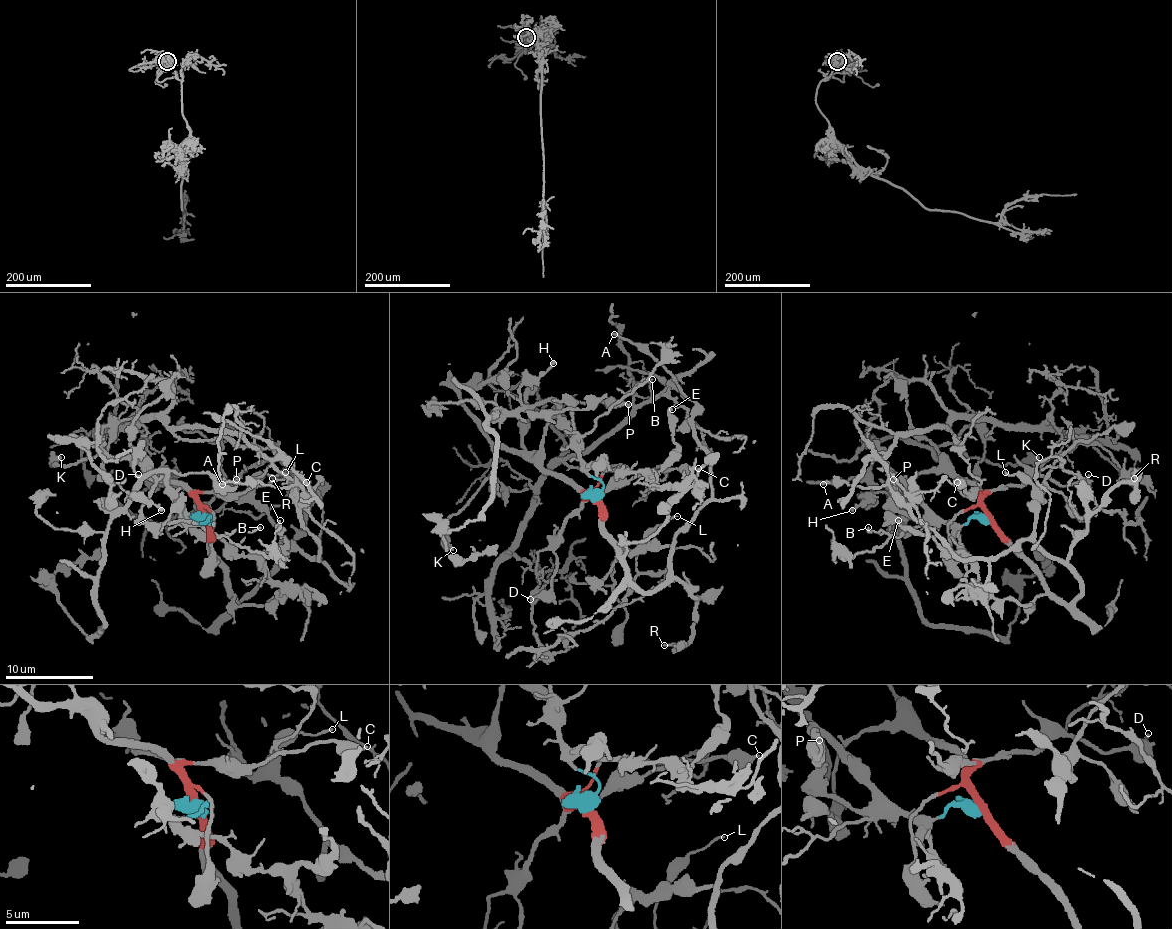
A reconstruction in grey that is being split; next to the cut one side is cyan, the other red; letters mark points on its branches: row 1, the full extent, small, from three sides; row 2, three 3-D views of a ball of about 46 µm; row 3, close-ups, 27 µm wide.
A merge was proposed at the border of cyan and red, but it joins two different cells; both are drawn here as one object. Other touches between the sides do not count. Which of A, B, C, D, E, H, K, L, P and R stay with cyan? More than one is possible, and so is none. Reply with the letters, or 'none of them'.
B, E, H, P

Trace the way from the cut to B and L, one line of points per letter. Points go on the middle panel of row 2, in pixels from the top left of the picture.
B: (596, 498), (602, 485), (587, 471), (580, 456), (580, 439), (639, 382), (653, 380)
L: (596, 498), (600, 531), (642, 592), (653, 592), (668, 577), (672, 546), (644, 542), (677, 515)

